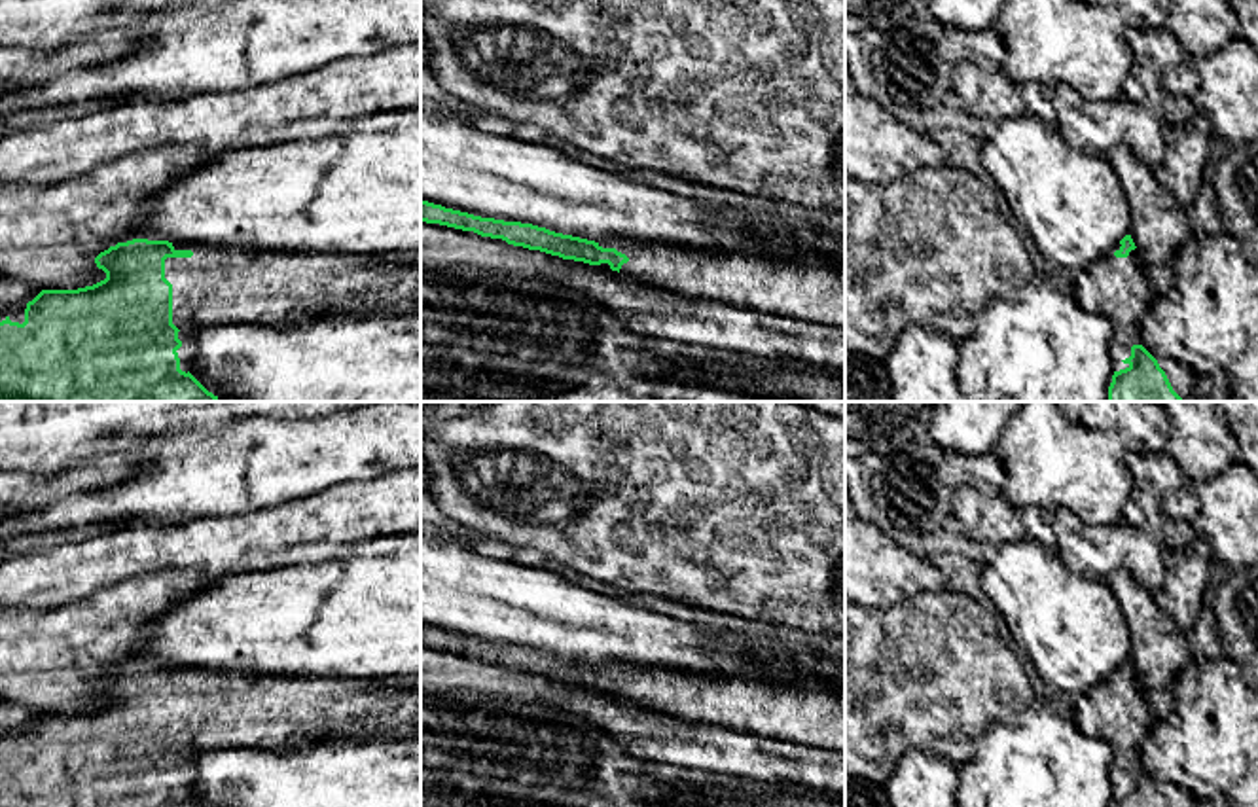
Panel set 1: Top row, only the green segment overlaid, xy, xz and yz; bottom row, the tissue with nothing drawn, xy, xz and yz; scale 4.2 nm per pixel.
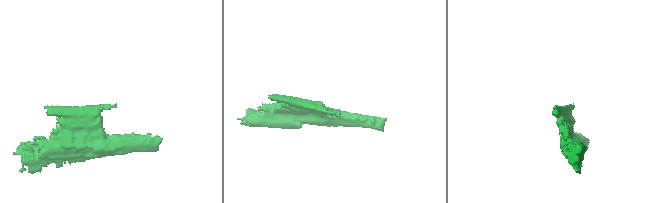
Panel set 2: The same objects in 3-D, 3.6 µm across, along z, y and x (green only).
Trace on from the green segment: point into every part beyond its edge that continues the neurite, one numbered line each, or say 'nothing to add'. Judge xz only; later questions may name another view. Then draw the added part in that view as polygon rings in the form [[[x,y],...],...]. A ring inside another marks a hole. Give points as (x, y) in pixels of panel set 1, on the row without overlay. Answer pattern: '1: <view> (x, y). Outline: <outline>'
1: xz (808, 713). Outline: [[[599,667],[629,682],[620,697],[692,722],[845,754],[845,686]]]

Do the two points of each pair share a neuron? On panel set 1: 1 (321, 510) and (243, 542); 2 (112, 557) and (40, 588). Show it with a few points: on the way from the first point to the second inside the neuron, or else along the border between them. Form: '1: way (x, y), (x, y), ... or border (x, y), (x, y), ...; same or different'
1: way (302, 521), (262, 540); same
2: way (95, 557), (57, 574); same

